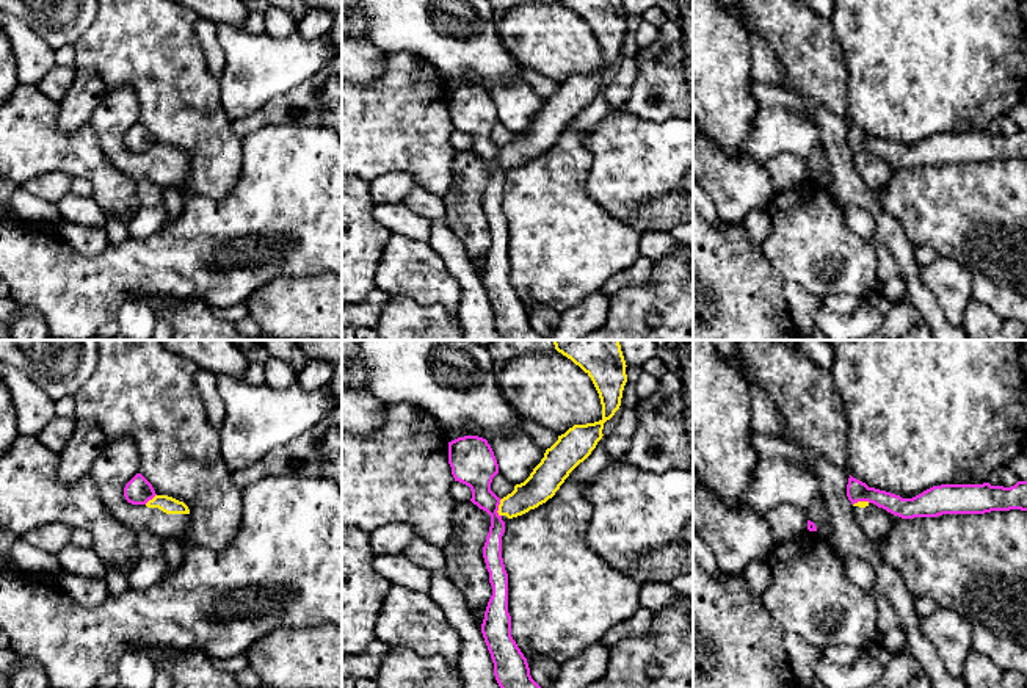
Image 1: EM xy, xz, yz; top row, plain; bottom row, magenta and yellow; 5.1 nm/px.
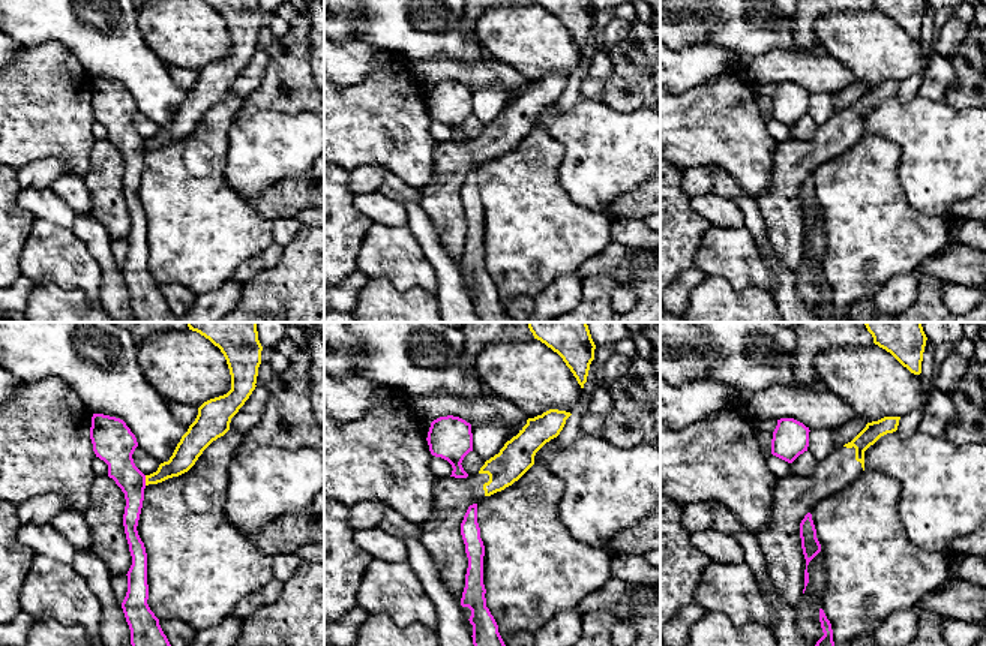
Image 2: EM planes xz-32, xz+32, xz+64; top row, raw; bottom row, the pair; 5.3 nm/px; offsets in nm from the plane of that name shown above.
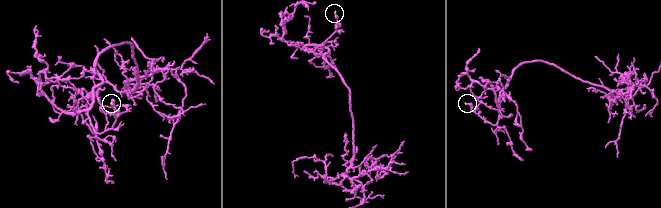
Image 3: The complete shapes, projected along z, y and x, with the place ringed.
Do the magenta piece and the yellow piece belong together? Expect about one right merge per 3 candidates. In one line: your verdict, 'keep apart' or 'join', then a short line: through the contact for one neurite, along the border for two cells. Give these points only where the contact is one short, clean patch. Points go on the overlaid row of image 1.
keep apart; line xz (502, 499), (497, 508), (499, 516)

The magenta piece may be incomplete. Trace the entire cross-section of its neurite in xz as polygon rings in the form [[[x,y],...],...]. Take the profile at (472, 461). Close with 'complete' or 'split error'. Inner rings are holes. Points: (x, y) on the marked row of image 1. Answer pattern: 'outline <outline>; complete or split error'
outline [[[464,436],[448,442],[448,464],[455,481],[470,487],[470,502],[491,516],[491,527],[483,547],[492,596],[488,602],[481,633],[494,663],[500,688],[541,688],[530,675],[527,658],[511,636],[508,613],[508,574],[502,558],[505,522],[497,512],[500,500],[492,491],[499,464],[486,439]]]; complete

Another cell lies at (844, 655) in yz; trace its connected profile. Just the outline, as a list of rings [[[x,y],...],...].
[[[831,646],[823,649],[823,657],[826,661],[839,666],[851,666],[855,664],[862,650],[850,647],[850,646]]]

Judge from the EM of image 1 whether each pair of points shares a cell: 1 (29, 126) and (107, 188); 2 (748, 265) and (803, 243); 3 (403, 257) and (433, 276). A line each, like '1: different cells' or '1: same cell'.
1: same cell
2: different cells
3: same cell

